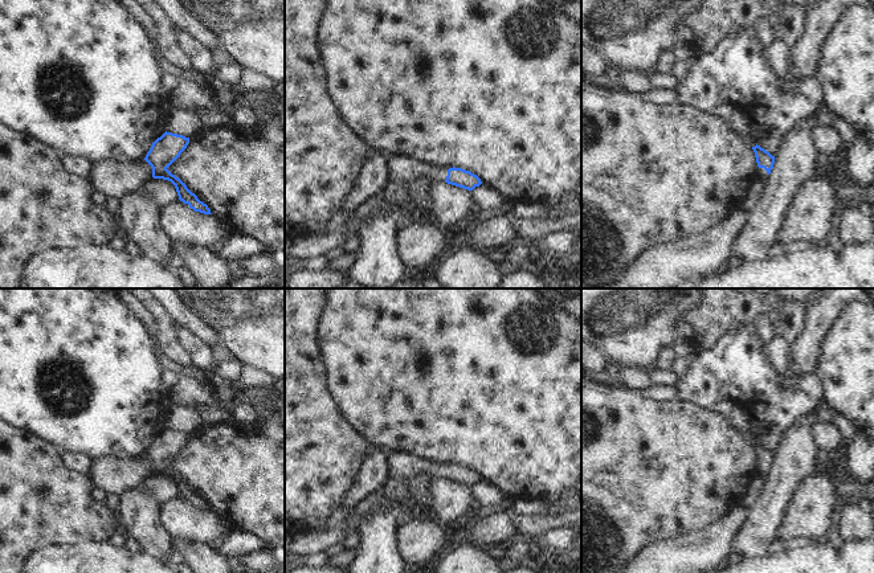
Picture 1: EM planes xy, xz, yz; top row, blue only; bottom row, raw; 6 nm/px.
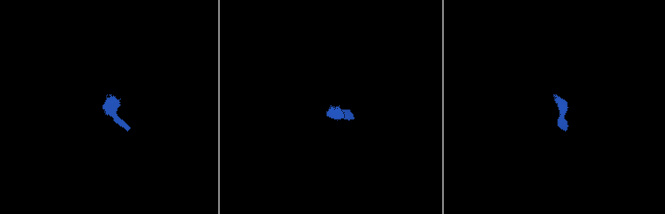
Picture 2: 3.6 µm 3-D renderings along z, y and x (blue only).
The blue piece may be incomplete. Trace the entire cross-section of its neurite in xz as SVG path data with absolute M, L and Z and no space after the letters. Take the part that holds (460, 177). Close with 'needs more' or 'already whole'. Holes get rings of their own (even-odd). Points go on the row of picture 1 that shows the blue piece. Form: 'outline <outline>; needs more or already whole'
outline M392 155L388 160L387 198L392 204L408 201L411 198L409 183L417 177L426 177L433 184L445 181L448 184L473 191L482 184L481 179L462 168L442 168L428 163L420 163L400 155Z; needs more

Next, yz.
outline M760 146L752 147L757 163L757 176L763 181L769 177L771 169L773 168L775 156L772 156L768 151L761 148Z; needs more

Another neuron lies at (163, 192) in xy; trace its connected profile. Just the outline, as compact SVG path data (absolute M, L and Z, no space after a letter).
M150 179L144 184L143 192L152 201L155 201L160 209L179 198L175 185L171 181L163 179Z

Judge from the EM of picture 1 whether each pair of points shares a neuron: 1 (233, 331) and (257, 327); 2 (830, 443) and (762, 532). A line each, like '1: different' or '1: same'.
1: same
2: different

